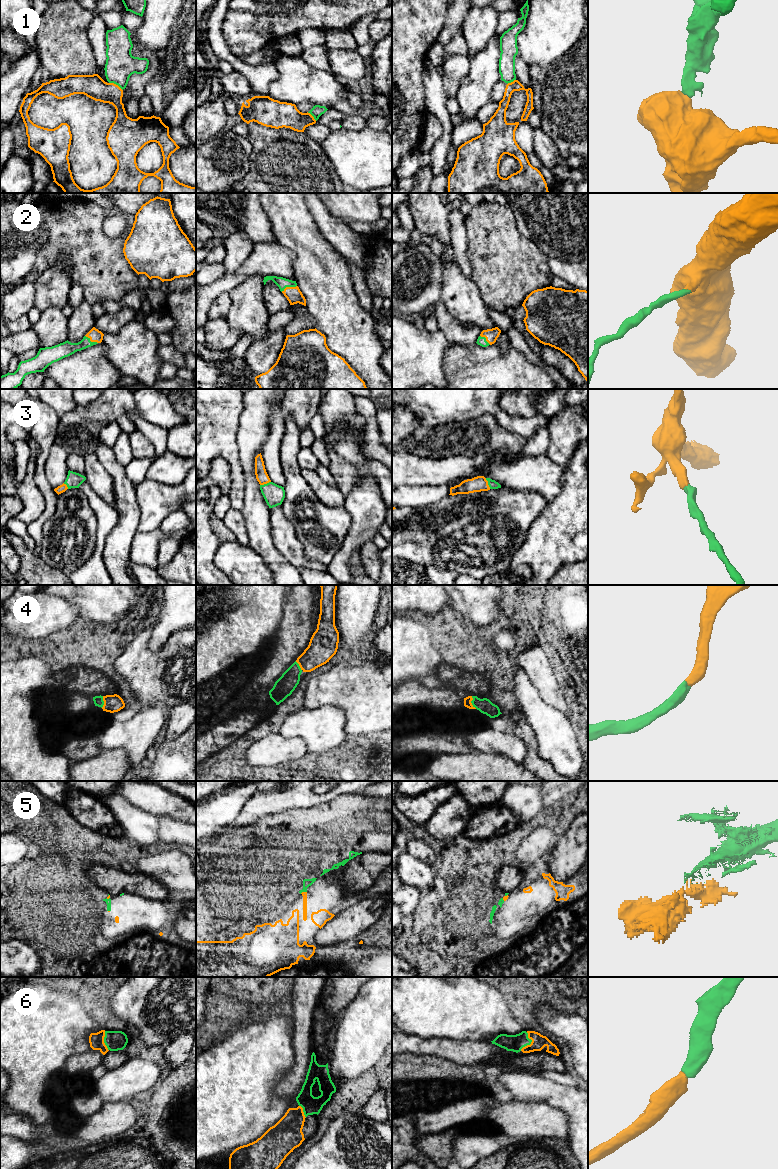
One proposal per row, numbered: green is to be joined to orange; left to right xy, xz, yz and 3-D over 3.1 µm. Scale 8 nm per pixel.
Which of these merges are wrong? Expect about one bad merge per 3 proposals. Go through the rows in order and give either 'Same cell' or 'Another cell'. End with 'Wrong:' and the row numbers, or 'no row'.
1: Another cell
2: Same cell
3: Same cell
4: Same cell
5: Same cell
6: Same cell
Wrong: 1

